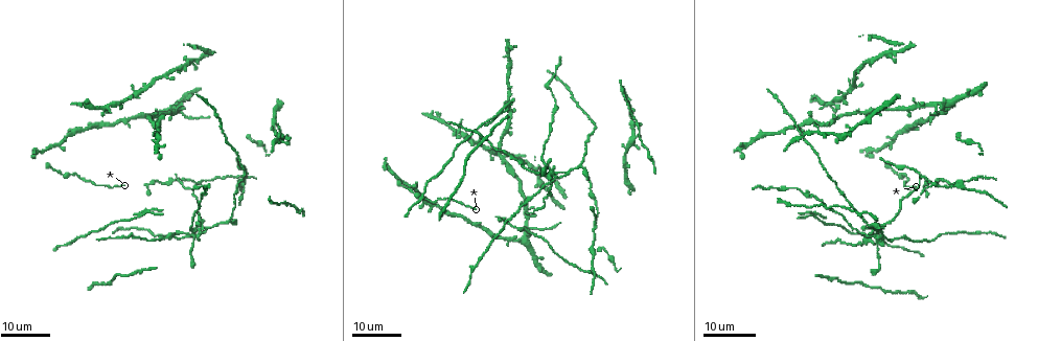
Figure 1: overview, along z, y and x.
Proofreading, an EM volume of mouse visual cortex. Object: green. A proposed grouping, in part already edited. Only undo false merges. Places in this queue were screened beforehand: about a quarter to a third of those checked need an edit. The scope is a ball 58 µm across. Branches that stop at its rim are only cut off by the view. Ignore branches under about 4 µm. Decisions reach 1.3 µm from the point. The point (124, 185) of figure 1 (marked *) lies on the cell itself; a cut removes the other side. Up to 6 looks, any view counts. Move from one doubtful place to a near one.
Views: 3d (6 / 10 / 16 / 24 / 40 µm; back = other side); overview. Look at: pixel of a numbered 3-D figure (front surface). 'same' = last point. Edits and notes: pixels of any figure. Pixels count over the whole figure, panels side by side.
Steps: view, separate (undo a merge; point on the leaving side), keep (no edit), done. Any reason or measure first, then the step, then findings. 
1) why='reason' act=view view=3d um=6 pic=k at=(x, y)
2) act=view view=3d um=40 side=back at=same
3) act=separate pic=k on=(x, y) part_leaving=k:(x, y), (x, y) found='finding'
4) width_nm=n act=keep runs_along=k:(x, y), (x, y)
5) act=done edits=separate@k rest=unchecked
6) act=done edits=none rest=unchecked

why='sudden change in width' act=view view=3d um=16 pic=1 at=(512, 228)

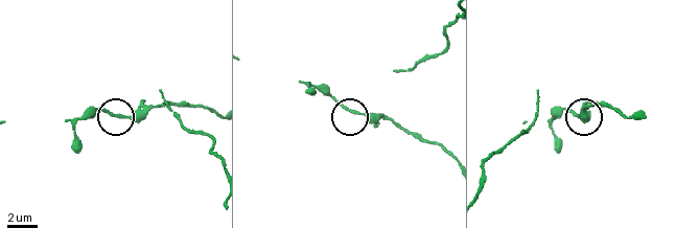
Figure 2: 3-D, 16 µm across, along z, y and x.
why='closer look' act=view view=3d um=6 pic=2 at=(356, 110)

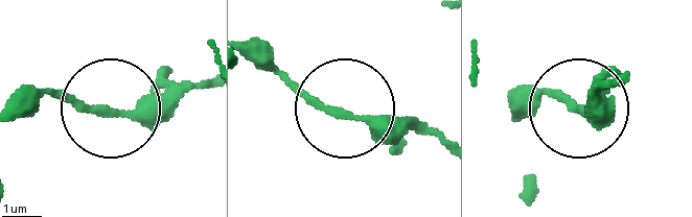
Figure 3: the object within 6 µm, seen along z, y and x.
width_nm=200 act=keep found='all the same cell'

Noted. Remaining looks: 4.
why='three arms meet' act=view view=3d um=24 pic=1 at=(243, 183)

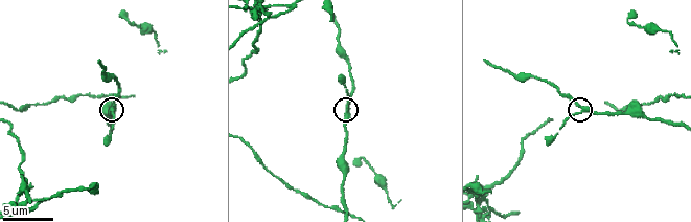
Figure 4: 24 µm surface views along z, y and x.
act=view view=3d um=6 pic=4 at=(584, 111)

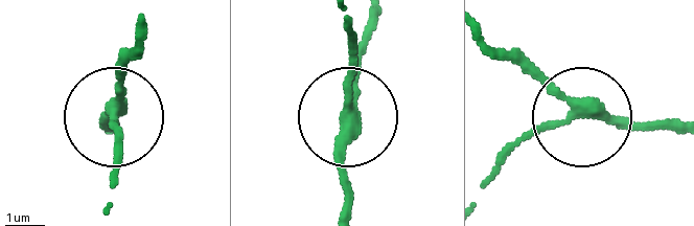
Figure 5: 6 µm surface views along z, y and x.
arms=3 act=keep found='continuous, no second cell'

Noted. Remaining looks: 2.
why='three-way junction' act=view view=3d um=16 pic=1 at=(937, 105)

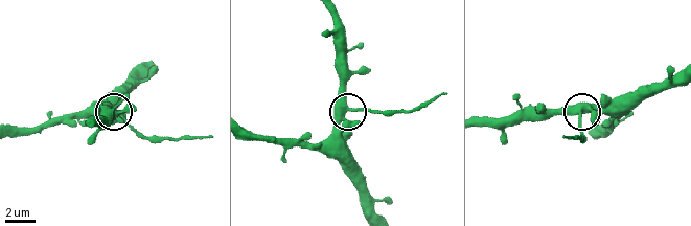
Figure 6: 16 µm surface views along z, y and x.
act=view view=3d um=6 pic=6 at=(579, 107)

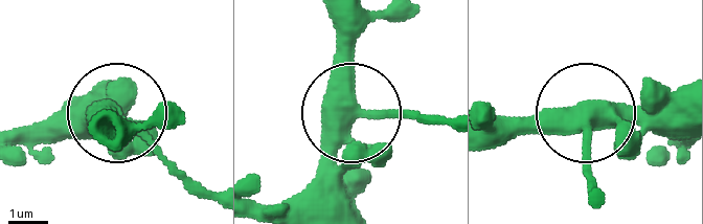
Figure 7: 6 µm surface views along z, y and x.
arms=3 act=separate pic=7 on=(179, 178) found='two cells meet here'

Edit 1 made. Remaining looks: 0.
act=done edits=separate@7 rest=unchecked

